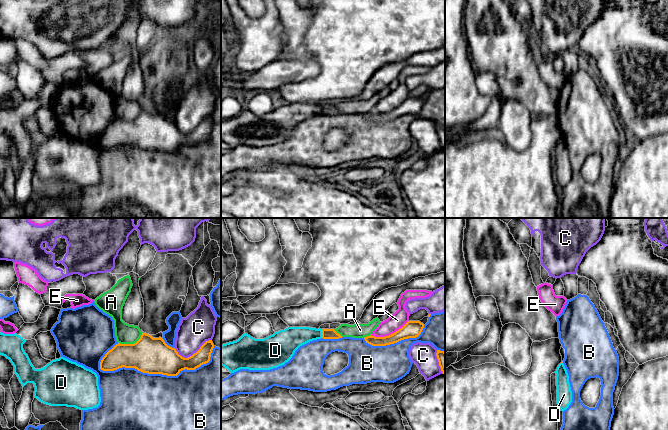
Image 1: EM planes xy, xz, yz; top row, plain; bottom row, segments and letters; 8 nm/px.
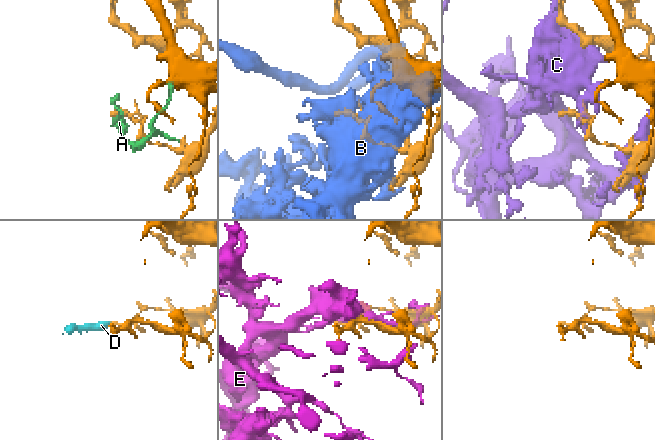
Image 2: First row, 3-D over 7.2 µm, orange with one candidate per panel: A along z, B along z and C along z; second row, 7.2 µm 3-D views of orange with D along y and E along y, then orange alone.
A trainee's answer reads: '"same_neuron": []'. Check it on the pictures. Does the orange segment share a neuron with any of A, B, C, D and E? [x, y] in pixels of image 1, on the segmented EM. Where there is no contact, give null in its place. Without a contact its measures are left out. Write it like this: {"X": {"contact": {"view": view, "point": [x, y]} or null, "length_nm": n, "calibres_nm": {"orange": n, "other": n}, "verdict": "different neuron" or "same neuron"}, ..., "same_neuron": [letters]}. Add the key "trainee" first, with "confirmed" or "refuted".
{"trainee": "confirmed", "A": {"contact": {"view": "xy", "point": [131, 344]}, "length_nm": 220, "calibres_nm": {"orange": 300, "other": 160}, "verdict": "different neuron"}, "B": {"contact": {"view": "xy", "point": [161, 373]}, "length_nm": 950, "calibres_nm": {"orange": 300, "other": 440}, "verdict": "different neuron"}, "C": {"contact": {"view": "xy", "point": [193, 354]}, "length_nm": 320, "calibres_nm": {"orange": 240, "other": 260}, "verdict": "different neuron"}, "D": {"contact": {"view": "xz", "point": [322, 333]}, "length_nm": 70, "calibres_nm": {"orange": 80, "other": 180}, "verdict": "different neuron"}, "E": {"contact": {"view": "xz", "point": [389, 335]}, "length_nm": 320, "calibres_nm": {"orange": 140, "other": 130}, "verdict": "different neuron"}, "same_neuron": []}

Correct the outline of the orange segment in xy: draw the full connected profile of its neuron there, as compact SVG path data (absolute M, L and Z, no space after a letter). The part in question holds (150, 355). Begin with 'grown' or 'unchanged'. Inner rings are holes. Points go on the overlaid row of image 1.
unchanged; M142 333L140 339L134 344L116 344L109 350L100 362L100 369L103 371L114 371L119 368L135 368L138 371L148 374L162 374L167 376L177 376L182 370L195 370L210 361L214 348L212 340L206 341L200 349L188 358L178 354L175 348L168 346L165 341L153 338L151 335Z

